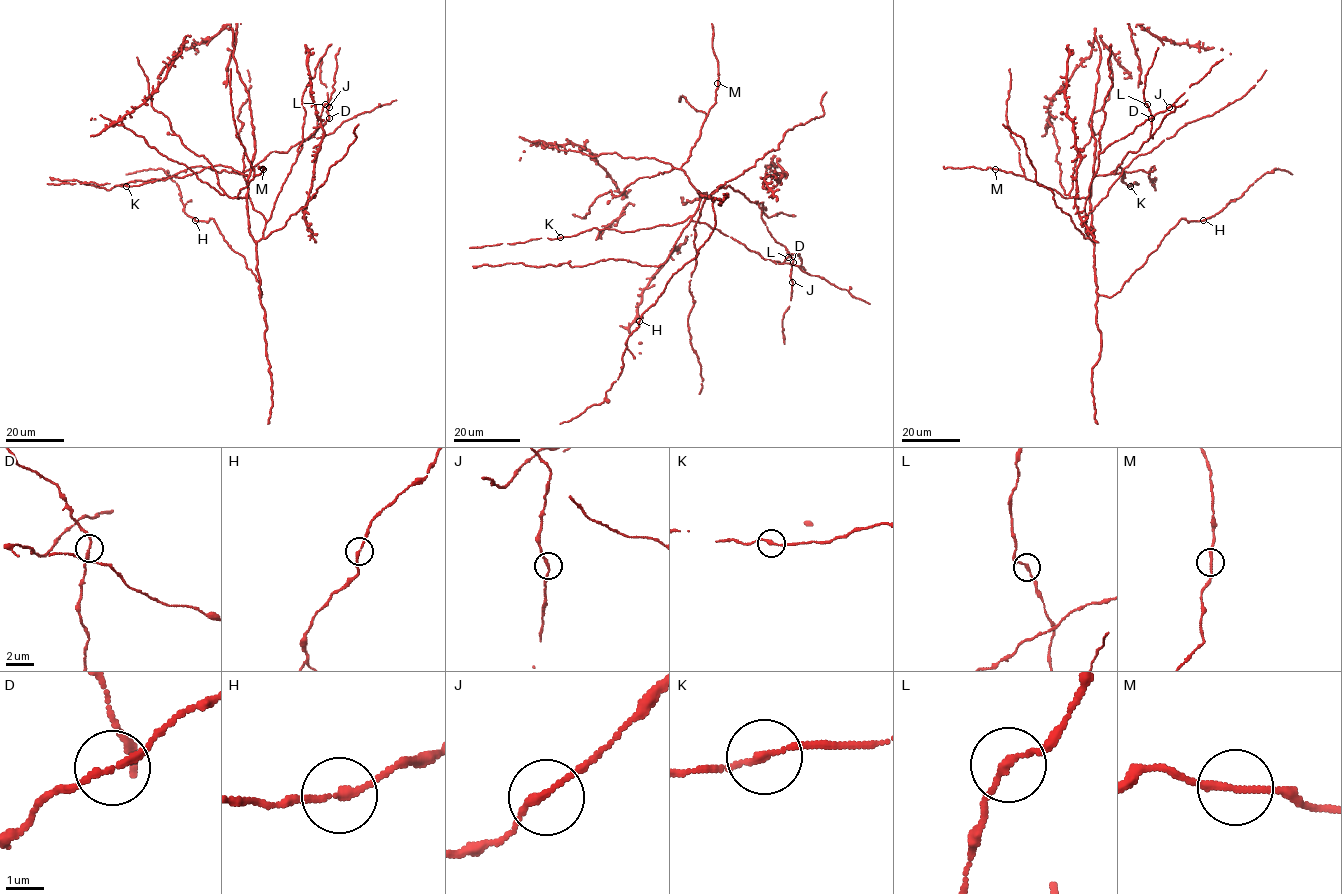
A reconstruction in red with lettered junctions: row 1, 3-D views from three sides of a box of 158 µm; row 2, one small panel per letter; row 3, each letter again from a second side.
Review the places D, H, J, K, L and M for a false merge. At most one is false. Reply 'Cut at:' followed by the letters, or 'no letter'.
Cut at: no letter

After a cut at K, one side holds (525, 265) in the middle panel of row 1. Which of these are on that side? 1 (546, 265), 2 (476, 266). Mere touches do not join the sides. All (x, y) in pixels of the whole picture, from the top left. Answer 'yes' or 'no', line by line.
1: yes
2: yes

